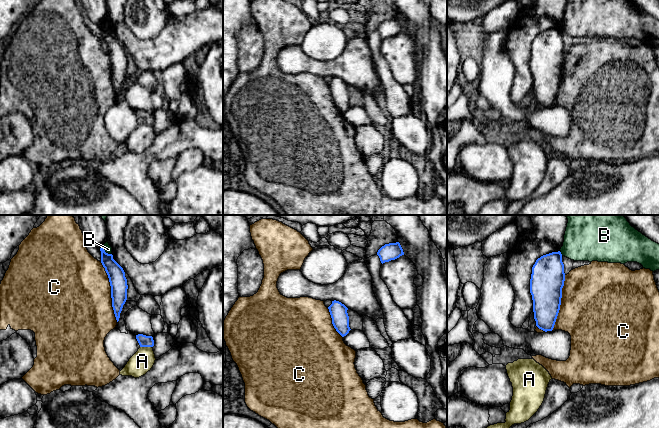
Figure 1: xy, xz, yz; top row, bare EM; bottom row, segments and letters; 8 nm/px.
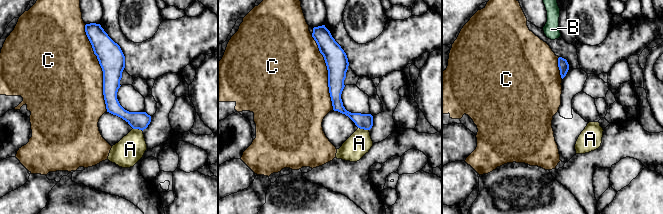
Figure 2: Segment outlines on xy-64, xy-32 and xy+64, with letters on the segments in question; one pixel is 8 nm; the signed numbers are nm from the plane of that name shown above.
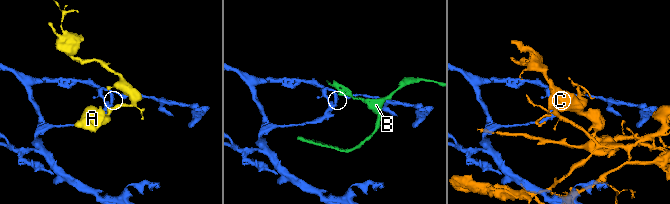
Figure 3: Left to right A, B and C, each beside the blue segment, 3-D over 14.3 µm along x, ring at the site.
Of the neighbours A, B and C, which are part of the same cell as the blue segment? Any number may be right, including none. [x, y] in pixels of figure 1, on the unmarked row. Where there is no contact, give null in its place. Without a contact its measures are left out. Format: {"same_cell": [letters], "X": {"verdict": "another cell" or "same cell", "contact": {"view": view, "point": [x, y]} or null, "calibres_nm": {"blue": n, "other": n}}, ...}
{"same_cell": [], "A": {"verdict": "another cell", "contact": {"view": "xy", "point": [146, 122]}, "calibres_nm": {"blue": 100, "other": 180}}, "B": {"verdict": "another cell", "contact": {"view": "xy", "point": [105, 28]}, "calibres_nm": {"blue": 140, "other": 60}}, "C": {"verdict": "another cell", "contact": {"view": "xy", "point": [111, 68]}, "calibres_nm": {"blue": 140, "other": 500}}}

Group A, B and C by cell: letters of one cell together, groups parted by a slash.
A / B / C

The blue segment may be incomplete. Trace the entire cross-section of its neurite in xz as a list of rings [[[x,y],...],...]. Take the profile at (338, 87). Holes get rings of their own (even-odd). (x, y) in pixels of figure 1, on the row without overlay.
[[[334,76],[328,85],[334,104],[342,113],[346,112],[351,106],[347,89],[348,84],[341,78]]]

